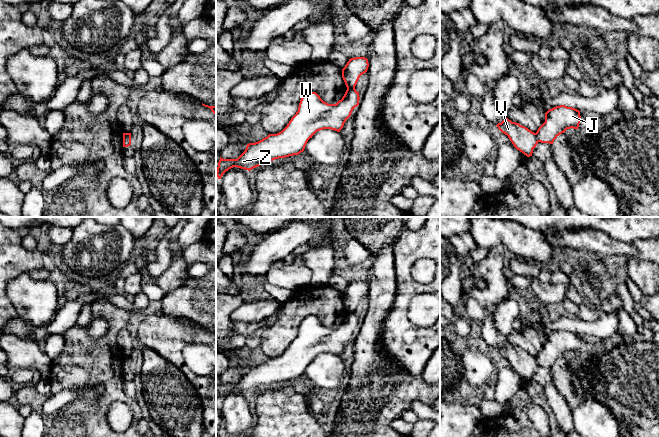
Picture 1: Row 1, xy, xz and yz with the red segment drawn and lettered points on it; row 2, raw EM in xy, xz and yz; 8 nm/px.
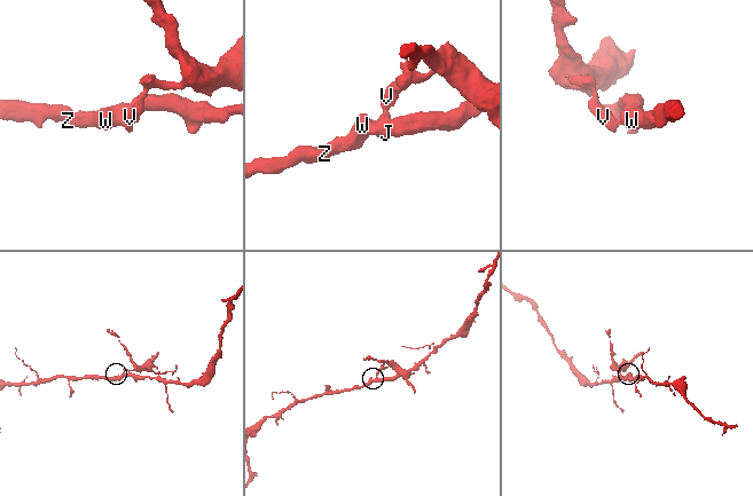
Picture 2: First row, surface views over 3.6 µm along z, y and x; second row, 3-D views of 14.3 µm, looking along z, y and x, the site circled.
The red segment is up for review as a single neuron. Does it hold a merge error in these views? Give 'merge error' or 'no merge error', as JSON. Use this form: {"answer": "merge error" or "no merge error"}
{"answer": "merge error"}

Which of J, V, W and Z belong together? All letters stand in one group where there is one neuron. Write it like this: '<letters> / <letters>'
J W Z / V

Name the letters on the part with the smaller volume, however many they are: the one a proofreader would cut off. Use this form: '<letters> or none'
V

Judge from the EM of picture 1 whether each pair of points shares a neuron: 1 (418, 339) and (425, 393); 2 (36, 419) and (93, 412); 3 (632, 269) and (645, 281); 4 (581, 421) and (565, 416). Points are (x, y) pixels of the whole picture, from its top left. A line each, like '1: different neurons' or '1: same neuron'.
1: different neurons
2: different neurons
3: same neuron
4: different neurons

